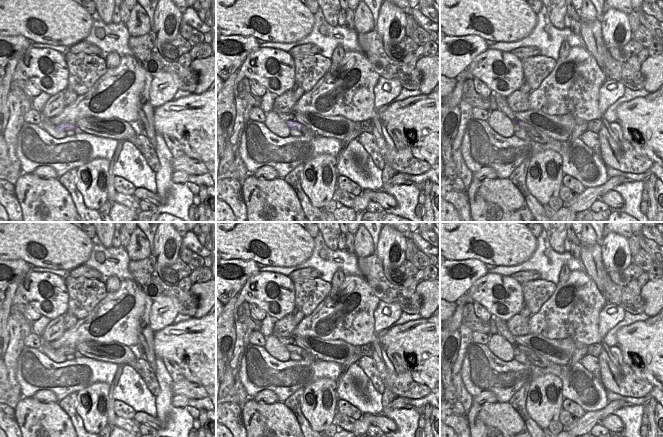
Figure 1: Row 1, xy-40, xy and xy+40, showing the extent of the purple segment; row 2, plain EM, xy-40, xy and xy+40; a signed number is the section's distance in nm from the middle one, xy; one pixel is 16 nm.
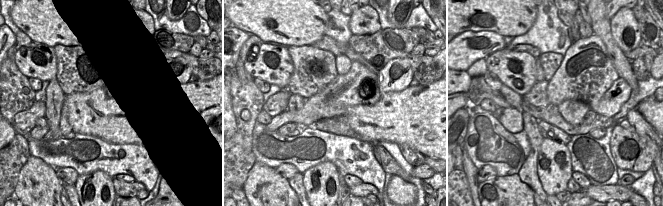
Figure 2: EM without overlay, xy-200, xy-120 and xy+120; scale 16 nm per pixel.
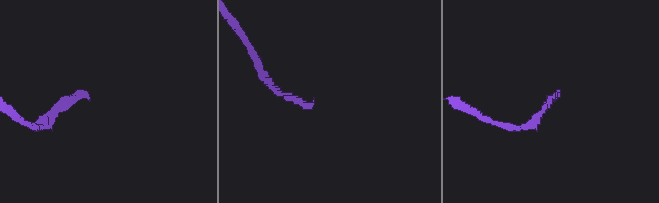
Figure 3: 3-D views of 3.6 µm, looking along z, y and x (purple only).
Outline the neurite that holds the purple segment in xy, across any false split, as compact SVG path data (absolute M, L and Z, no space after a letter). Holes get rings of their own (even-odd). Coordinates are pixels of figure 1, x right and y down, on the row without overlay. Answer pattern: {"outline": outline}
{"outline": "M288 344L286 345L286 348L290 353L296 353L298 355L301 355L302 358L305 360L318 360L315 356L313 356L312 354L310 354L309 352L305 351L304 349L295 344Z"}

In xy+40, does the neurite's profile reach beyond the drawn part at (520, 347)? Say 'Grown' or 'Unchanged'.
Grown

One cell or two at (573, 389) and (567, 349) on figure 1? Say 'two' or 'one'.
two

